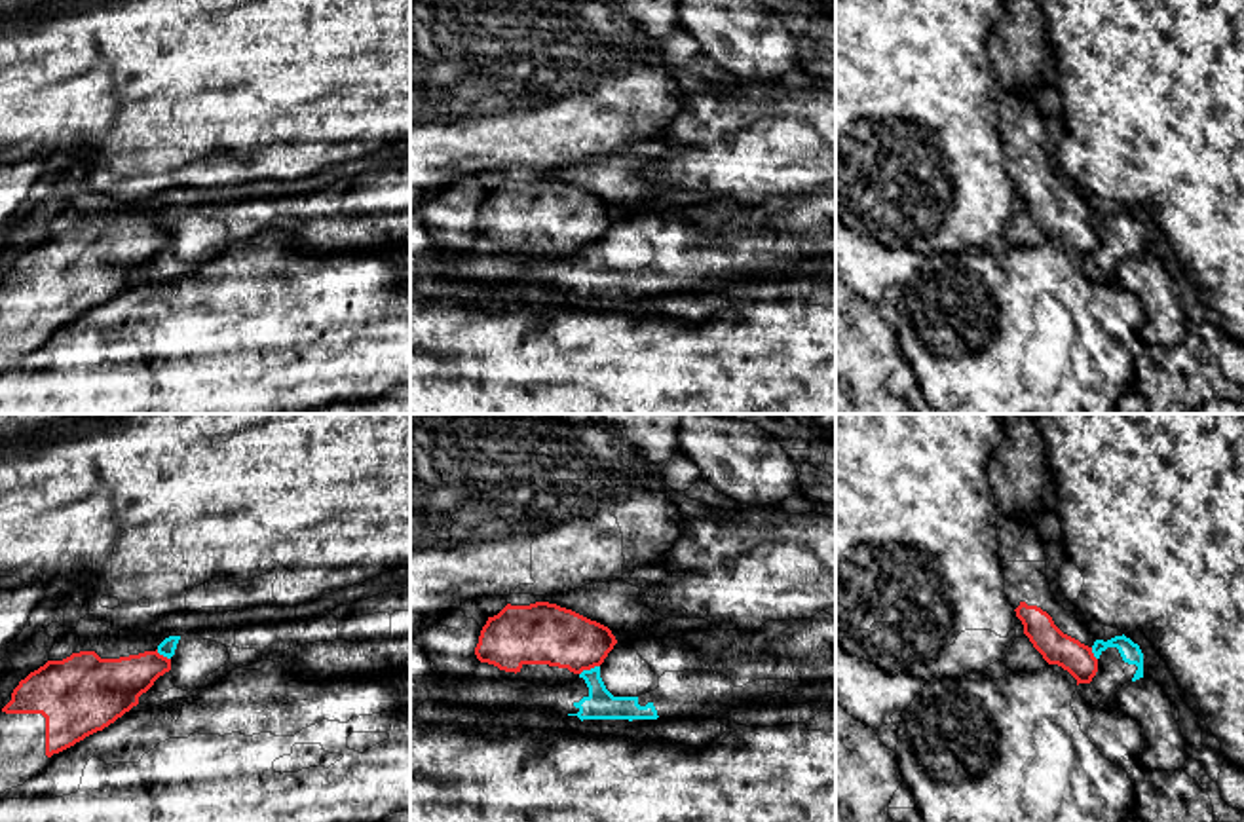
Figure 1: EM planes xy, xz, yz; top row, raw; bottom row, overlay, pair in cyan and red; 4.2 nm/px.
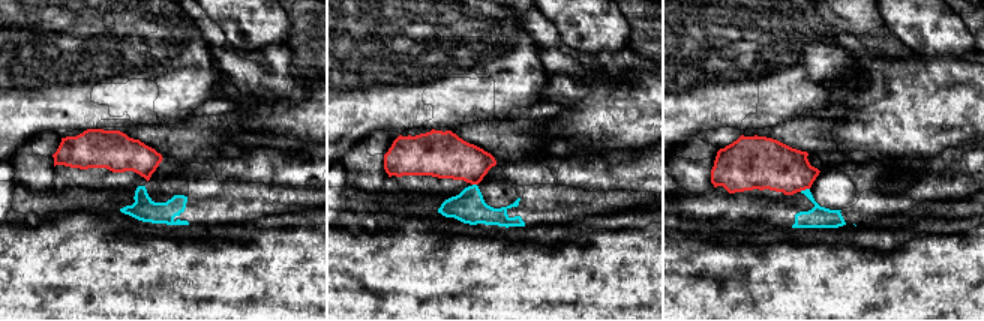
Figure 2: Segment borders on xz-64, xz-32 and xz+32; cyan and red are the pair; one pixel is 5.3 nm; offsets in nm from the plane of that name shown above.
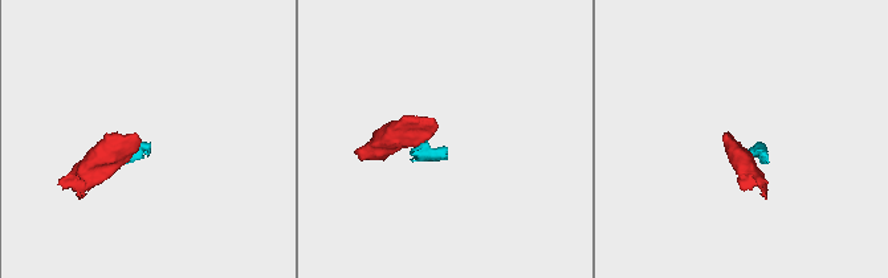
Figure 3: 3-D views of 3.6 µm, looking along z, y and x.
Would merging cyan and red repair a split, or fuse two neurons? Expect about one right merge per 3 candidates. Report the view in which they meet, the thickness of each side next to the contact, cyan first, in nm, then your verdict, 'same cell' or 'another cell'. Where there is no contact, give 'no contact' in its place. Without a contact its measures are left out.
meets cyan in xz; 130 nm thick on the cyan side, 260 nm on the other; another cell

